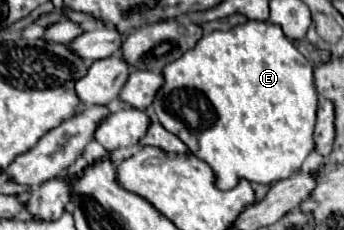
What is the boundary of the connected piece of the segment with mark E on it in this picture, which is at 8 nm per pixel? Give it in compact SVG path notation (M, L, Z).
M247 20L227 32L203 34L195 48L163 68L163 86L153 98L153 112L165 130L175 134L197 158L207 162L219 190L233 188L241 178L259 184L289 178L313 150L317 92L311 62L271 22Z

